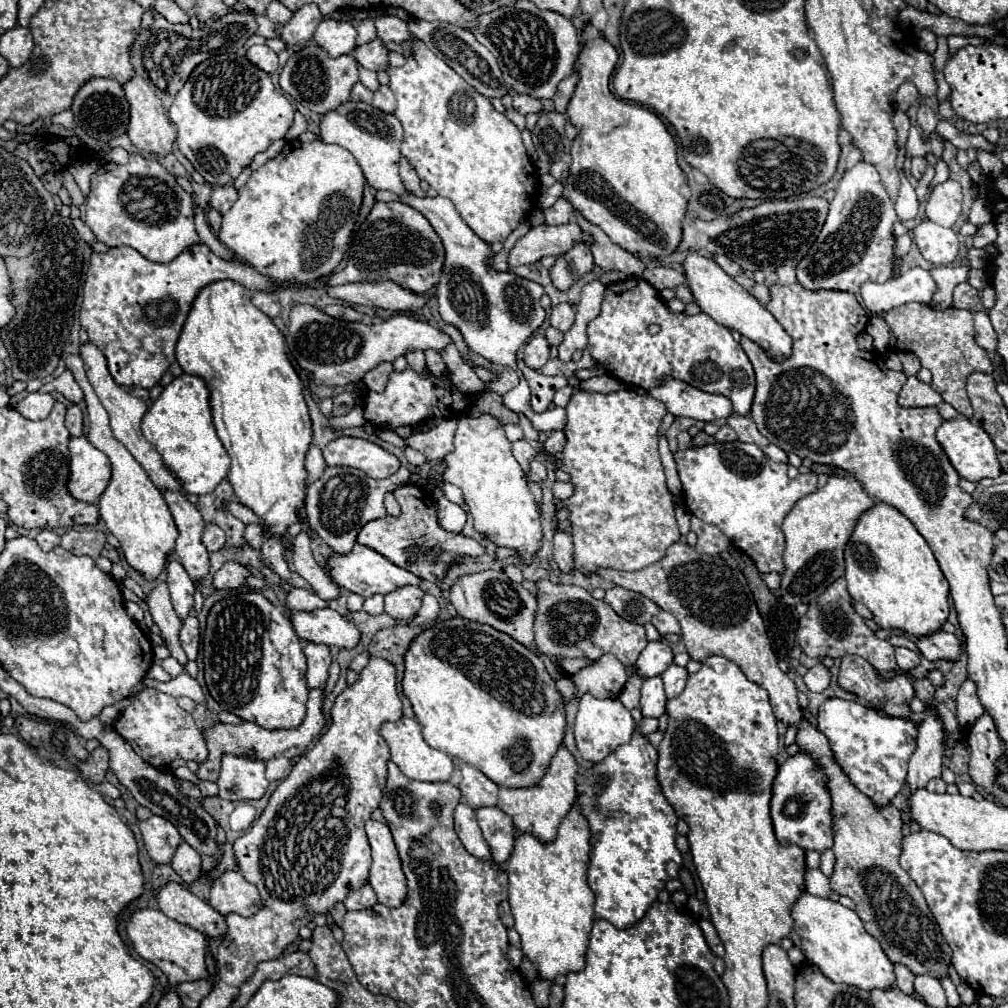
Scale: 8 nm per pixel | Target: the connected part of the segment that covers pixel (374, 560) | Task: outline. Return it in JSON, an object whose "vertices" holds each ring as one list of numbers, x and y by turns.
{"vertices":[[356,543,354,549,348,553,348,555,338,555,334,553,330,559,328,559,328,567,330,567,330,577,344,589,348,591,354,591,358,595,362,595,364,599,366,597,372,597,376,593,390,593,394,589,400,589,400,587,406,587,406,585,420,585,420,577,416,577,414,573,406,571,406,569,400,569,396,567,392,561,388,561,384,555,376,553,374,549,366,547,366,545,360,545]]}

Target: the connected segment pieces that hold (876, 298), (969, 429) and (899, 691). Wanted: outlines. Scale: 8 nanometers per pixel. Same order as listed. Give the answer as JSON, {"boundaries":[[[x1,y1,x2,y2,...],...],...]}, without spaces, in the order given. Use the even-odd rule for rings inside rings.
{"boundaries":[[[910,269,904,275,892,277,884,285,864,283,860,293,856,295,860,305,868,311,868,315,876,311,888,311,892,307,900,307,904,303,930,303,936,291,936,283,926,269]],[[956,417,956,419,944,421,936,431,936,441,942,445,952,467,958,471,958,475,962,479,978,483,984,477,998,477,1002,473,992,439,988,437,988,433,982,427,972,425,966,417]],[[844,655,842,657,842,665,838,671,838,685,848,691,848,693,856,693,860,699,868,701,874,709,882,711,884,715,890,717,908,717,912,711,908,707,910,699,914,697,914,687,912,687,912,679,908,675,896,675,892,679,882,679,876,675,876,669,862,657,858,655],[854,673,858,673,856,683,854,683]]]}

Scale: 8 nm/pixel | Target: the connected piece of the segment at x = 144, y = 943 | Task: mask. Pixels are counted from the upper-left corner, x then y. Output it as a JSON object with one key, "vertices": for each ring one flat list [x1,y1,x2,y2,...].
{"vertices":[[154,909,136,911,128,923,126,933,134,945,134,951,142,959,154,963,162,973,166,973,170,985,178,985,180,981,198,981,210,977,206,969,208,939,202,933,194,931,192,927,166,917,162,911]]}

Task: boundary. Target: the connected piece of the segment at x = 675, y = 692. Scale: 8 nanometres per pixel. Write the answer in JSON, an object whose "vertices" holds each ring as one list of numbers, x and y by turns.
{"vertices":[[670,665,664,673,664,687,666,687,666,697,668,699,674,699,678,697,684,687,686,687,686,679,688,679,688,671,684,667,678,667,678,665]]}

